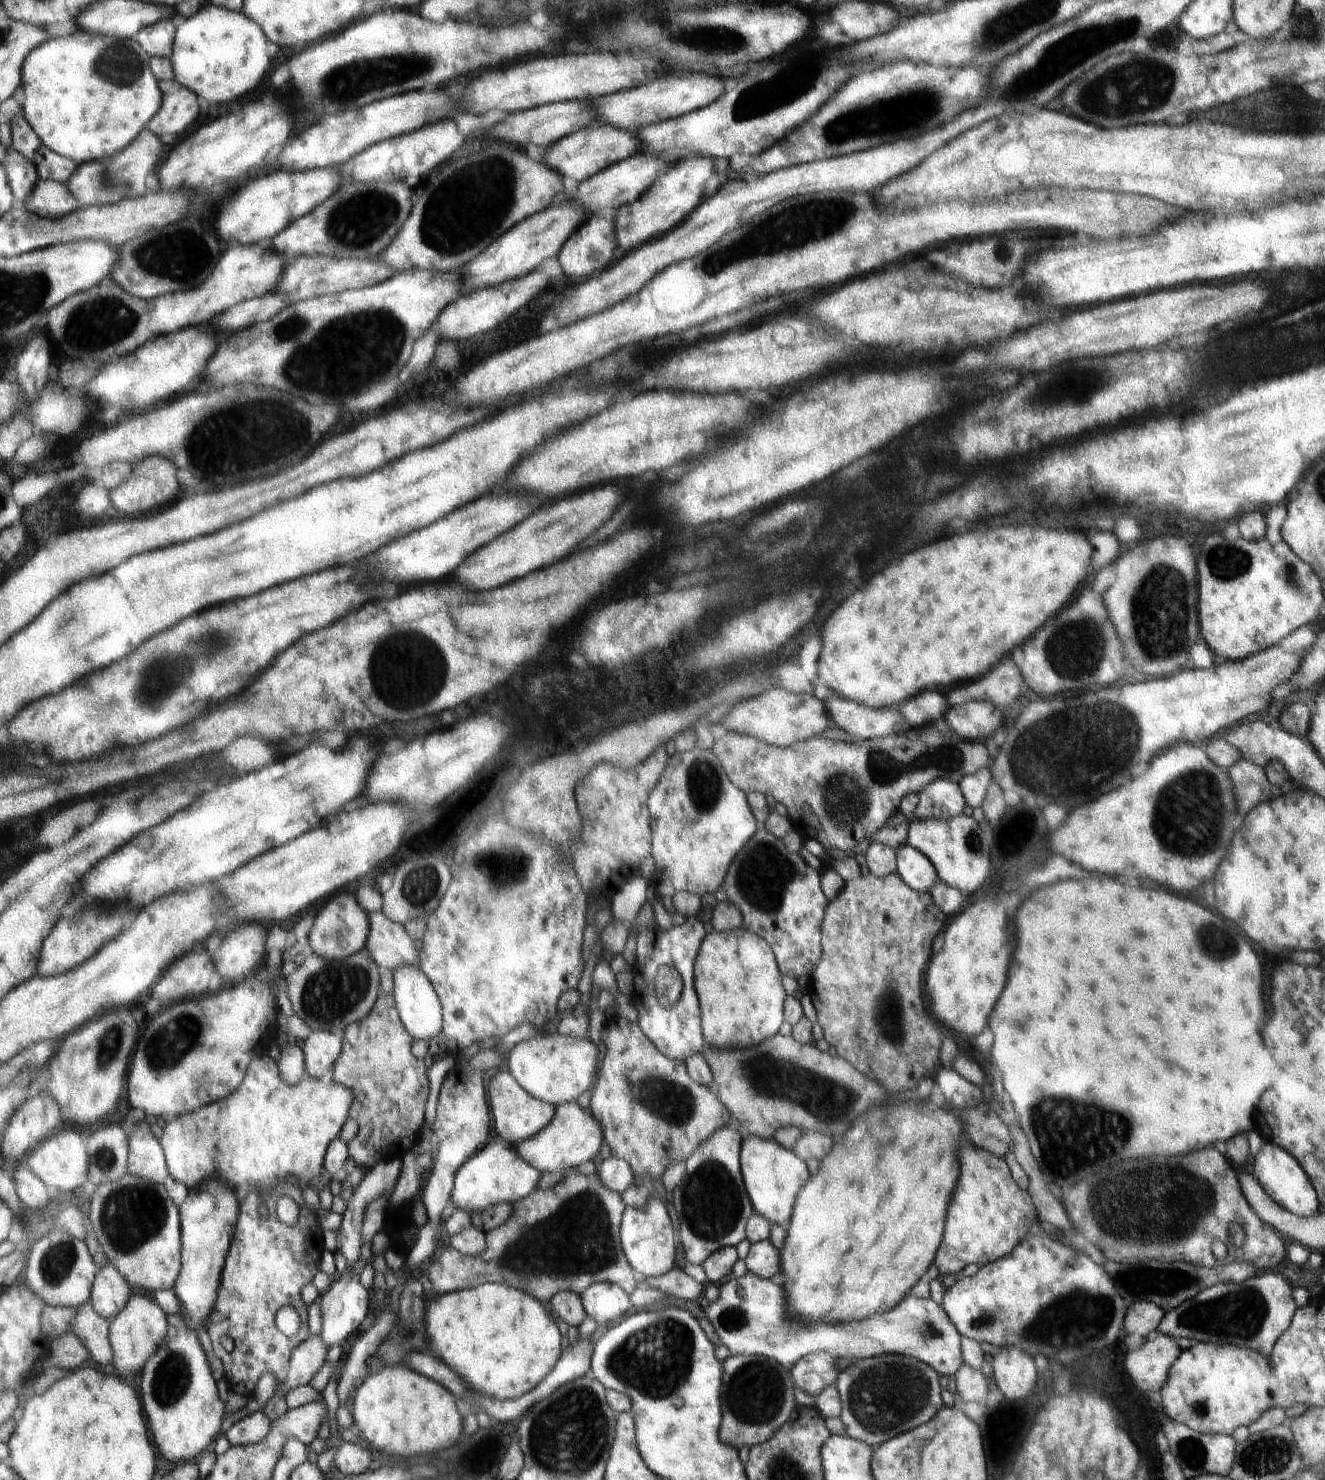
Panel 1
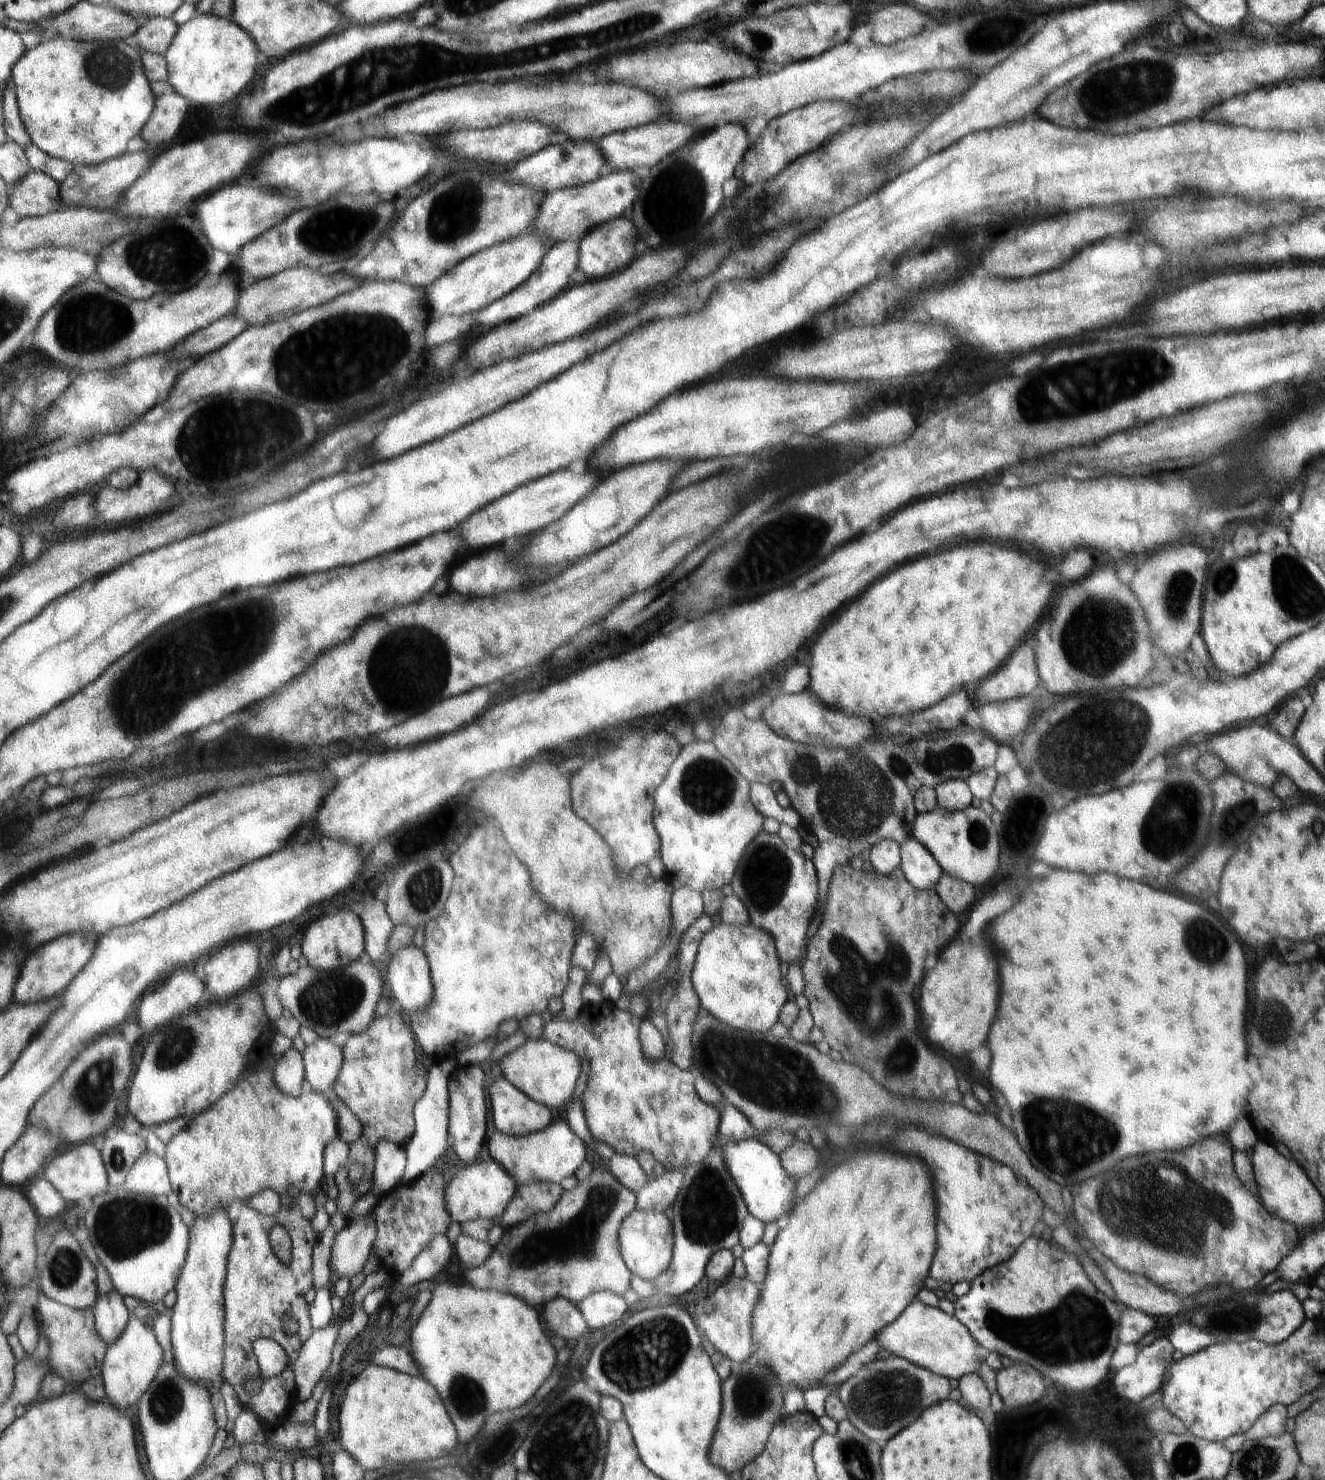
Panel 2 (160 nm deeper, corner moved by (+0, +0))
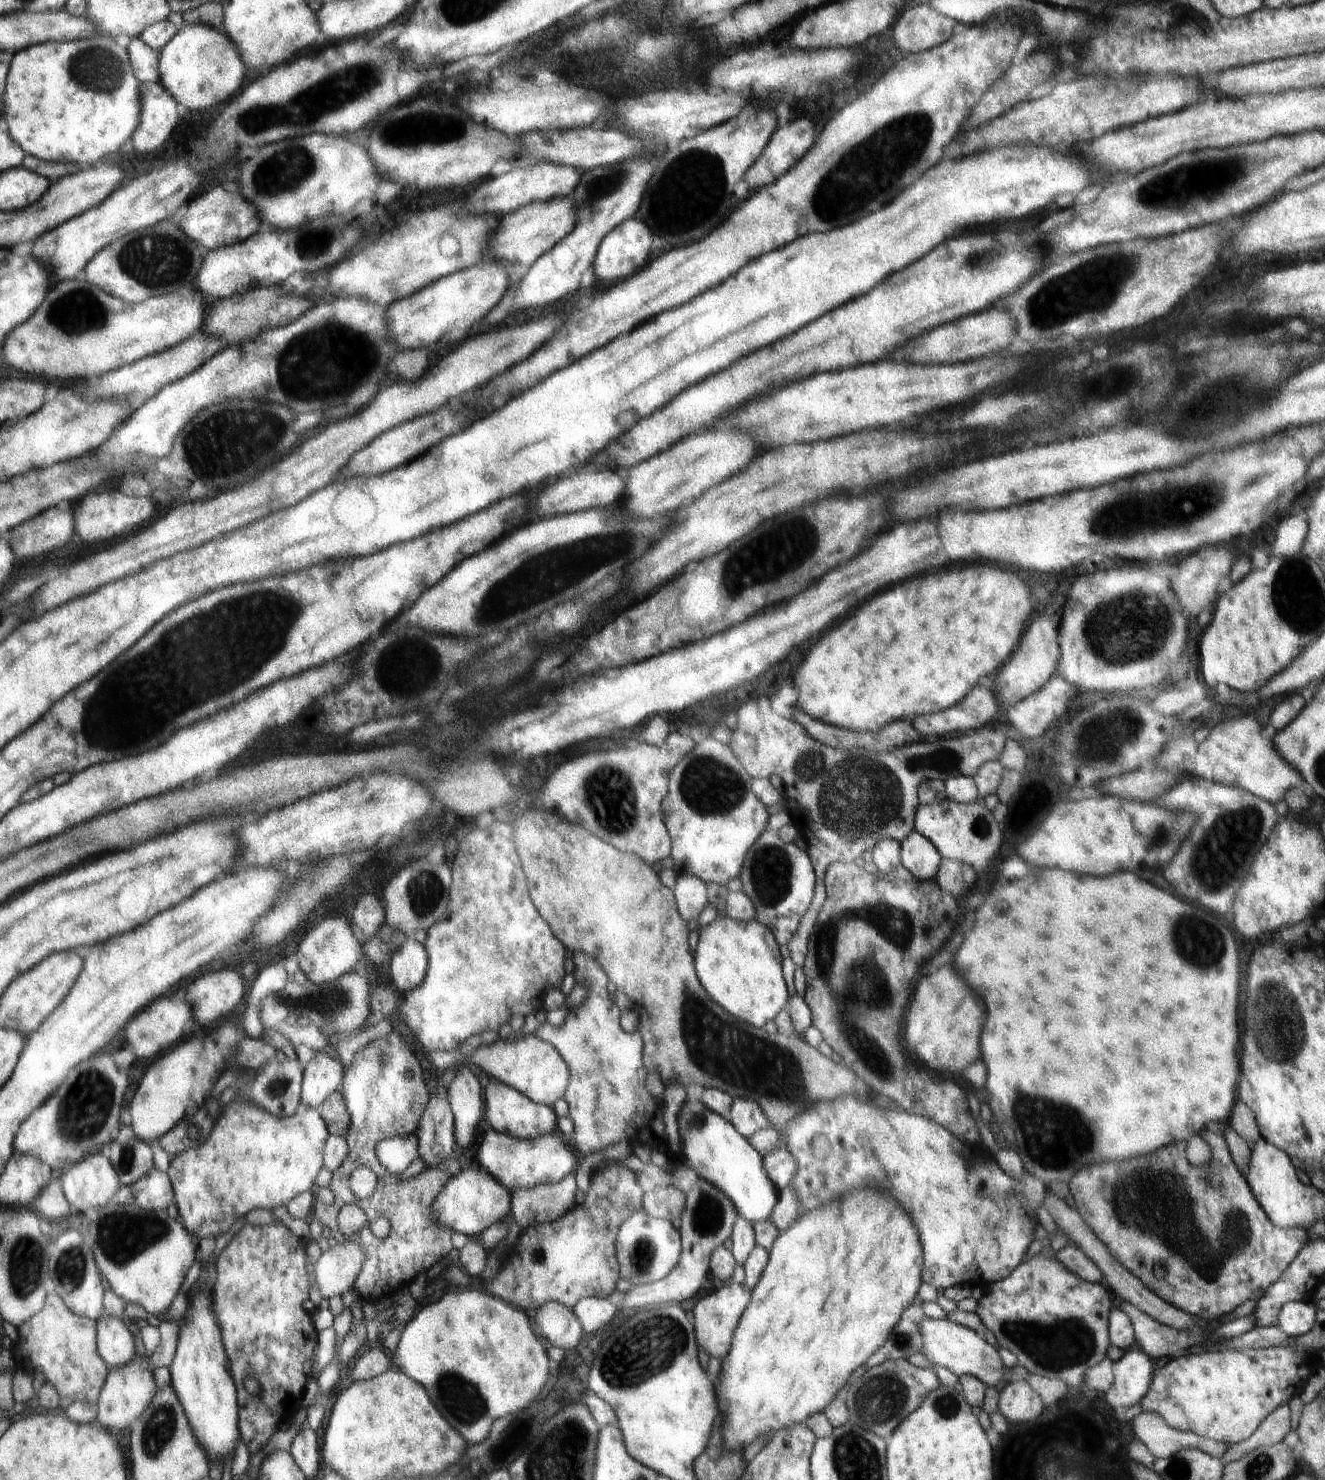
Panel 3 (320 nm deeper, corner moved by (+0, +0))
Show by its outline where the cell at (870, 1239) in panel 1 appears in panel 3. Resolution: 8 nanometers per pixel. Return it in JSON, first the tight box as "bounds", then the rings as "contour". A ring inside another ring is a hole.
{"bounds":[716,1192,922,1453],"contour":[[[876,1192],[872,1194],[852,1194],[848,1202],[838,1202],[836,1206],[816,1209],[802,1215],[788,1230],[779,1233],[770,1250],[770,1260],[763,1270],[762,1280],[752,1290],[752,1306],[748,1307],[748,1314],[744,1314],[744,1322],[740,1323],[740,1330],[736,1329],[736,1342],[732,1342],[732,1354],[722,1360],[720,1370],[720,1386],[716,1384],[718,1404],[720,1404],[721,1416],[723,1417],[723,1446],[726,1451],[734,1453],[743,1449],[758,1436],[774,1440],[775,1434],[784,1429],[792,1429],[795,1425],[806,1424],[806,1419],[818,1412],[825,1412],[828,1406],[834,1402],[834,1396],[840,1394],[840,1390],[846,1386],[852,1372],[862,1366],[890,1336],[892,1328],[898,1324],[900,1314],[914,1302],[920,1288],[920,1266],[922,1266],[922,1248],[918,1240],[918,1232],[914,1230],[908,1214],[898,1206],[890,1204],[886,1196],[880,1196]]]}

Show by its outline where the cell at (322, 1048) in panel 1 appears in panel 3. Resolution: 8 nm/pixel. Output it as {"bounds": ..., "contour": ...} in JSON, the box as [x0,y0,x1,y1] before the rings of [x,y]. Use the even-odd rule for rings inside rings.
{"bounds":[302,1052,344,1109],"contour":[[[317,1052],[304,1069],[302,1104],[318,1109],[332,1094],[342,1090],[344,1075],[342,1062]]]}

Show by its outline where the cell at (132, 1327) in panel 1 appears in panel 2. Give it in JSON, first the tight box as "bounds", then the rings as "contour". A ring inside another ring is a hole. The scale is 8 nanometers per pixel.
{"bounds":[102,1315,164,1410],"contour":[[[132,1315],[126,1332],[109,1347],[107,1358],[102,1364],[106,1396],[122,1410],[132,1408],[143,1400],[143,1396],[155,1384],[164,1364],[164,1349],[154,1329],[150,1330],[140,1318]]]}

